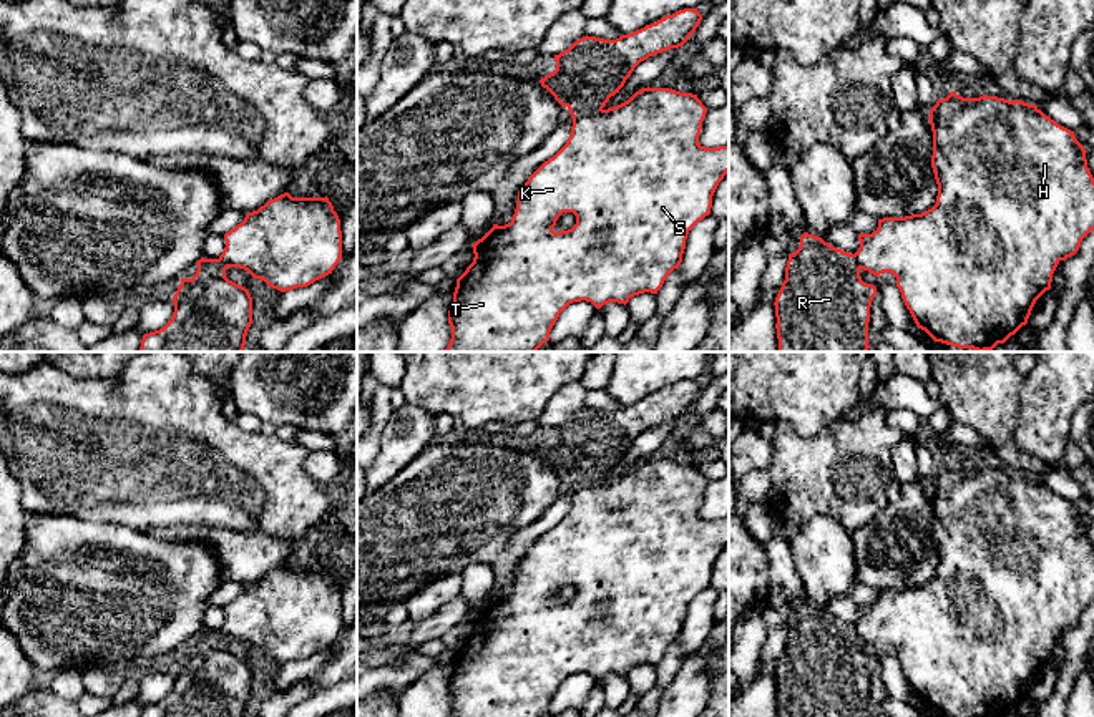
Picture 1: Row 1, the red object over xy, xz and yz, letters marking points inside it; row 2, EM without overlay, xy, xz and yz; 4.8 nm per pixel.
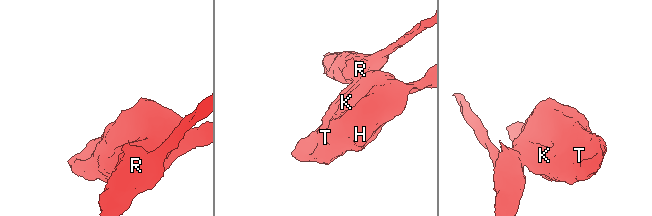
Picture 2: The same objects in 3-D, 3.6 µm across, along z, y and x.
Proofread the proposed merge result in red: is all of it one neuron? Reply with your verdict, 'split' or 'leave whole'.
split

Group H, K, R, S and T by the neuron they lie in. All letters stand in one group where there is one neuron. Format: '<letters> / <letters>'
H K S T / R

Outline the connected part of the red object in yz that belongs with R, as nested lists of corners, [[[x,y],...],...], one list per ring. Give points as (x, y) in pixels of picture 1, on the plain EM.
[[[803,604],[799,621],[789,626],[785,652],[774,674],[779,717],[868,717],[875,667],[877,659],[862,652],[853,626]]]

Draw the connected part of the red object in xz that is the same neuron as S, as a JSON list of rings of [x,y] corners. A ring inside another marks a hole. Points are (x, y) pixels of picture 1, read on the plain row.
[[[647,458],[636,463],[628,473],[618,478],[573,490],[571,506],[566,516],[553,529],[545,533],[518,563],[513,591],[505,598],[493,596],[493,599],[471,617],[475,626],[473,634],[457,651],[453,674],[448,682],[448,695],[452,699],[448,717],[543,717],[549,712],[549,704],[559,685],[573,674],[586,672],[596,680],[601,680],[609,674],[626,677],[631,669],[644,664],[657,666],[667,647],[681,637],[689,602],[711,586],[712,568],[719,554],[729,544],[729,518],[706,519],[699,516],[706,485],[707,480],[697,466]],[[563,584],[573,584],[576,596],[568,602],[554,604],[553,599]]]

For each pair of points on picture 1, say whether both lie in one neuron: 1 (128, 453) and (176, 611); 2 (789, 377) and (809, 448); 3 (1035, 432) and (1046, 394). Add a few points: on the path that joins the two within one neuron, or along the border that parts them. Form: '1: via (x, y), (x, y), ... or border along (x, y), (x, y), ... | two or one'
1: border along (107, 523), (145, 531) | two
2: border along (840, 417), (812, 435), (776, 422) | two
3: via (1045, 422), (1046, 404) | one

